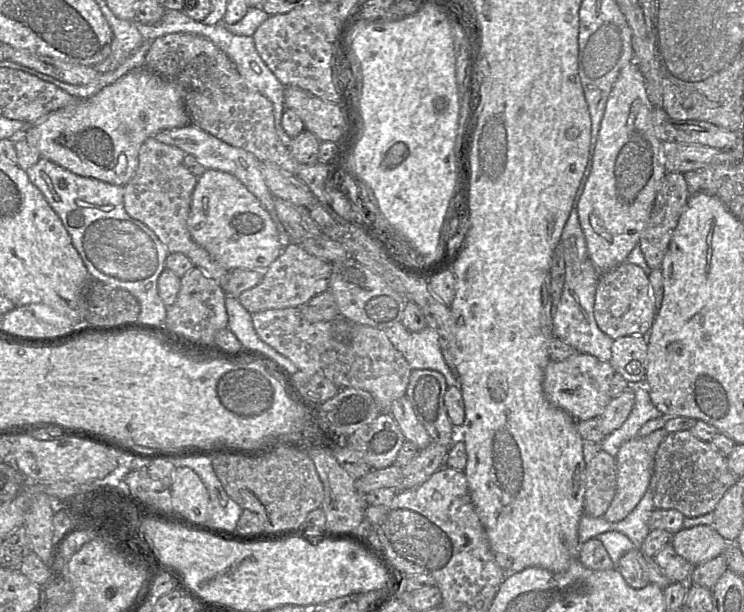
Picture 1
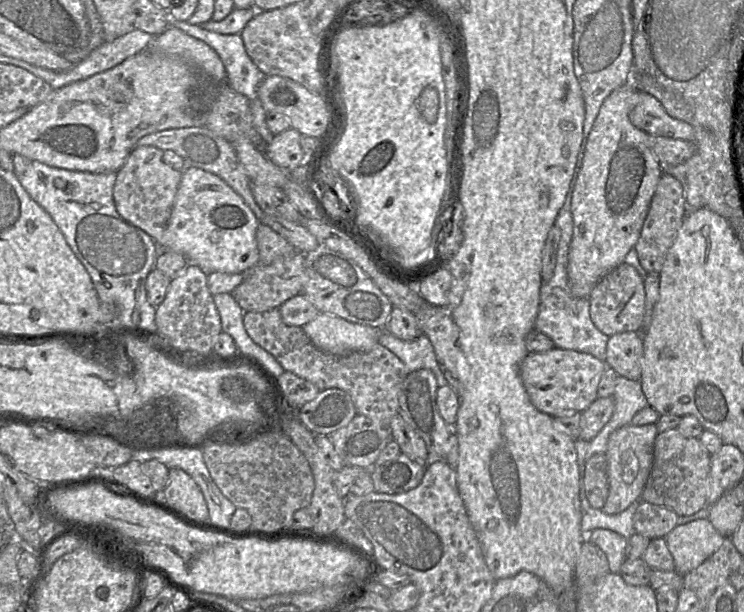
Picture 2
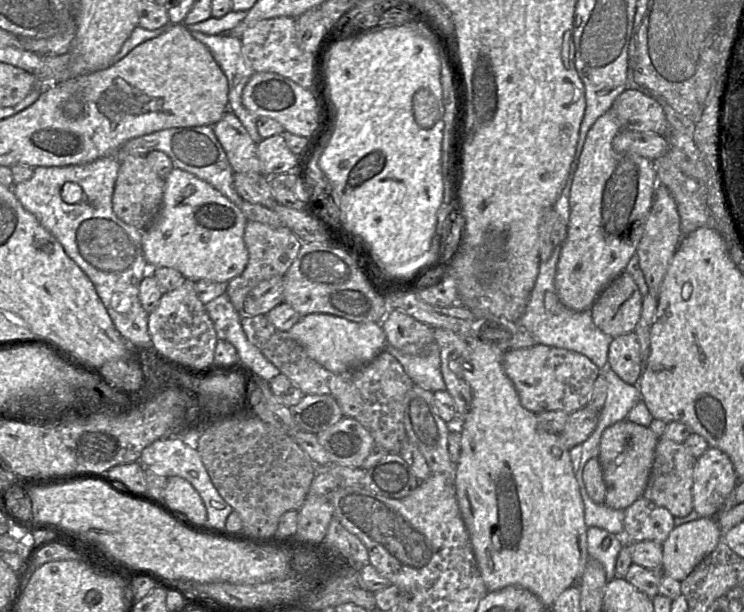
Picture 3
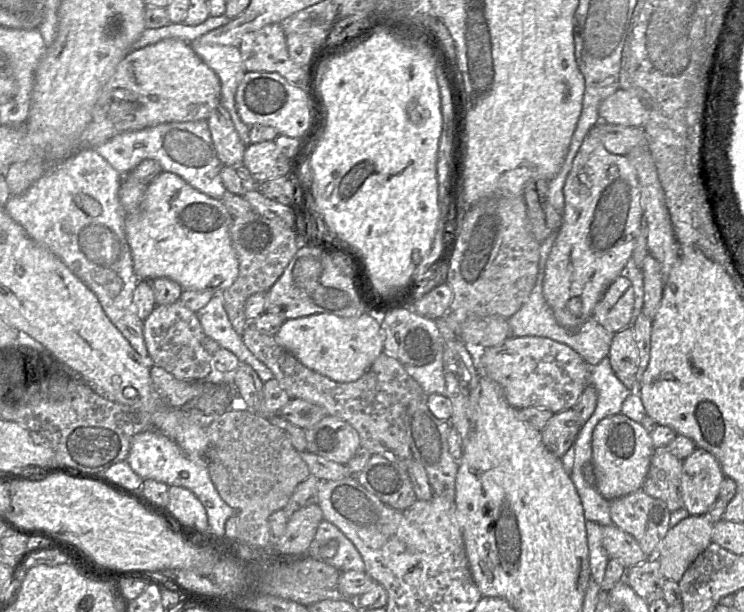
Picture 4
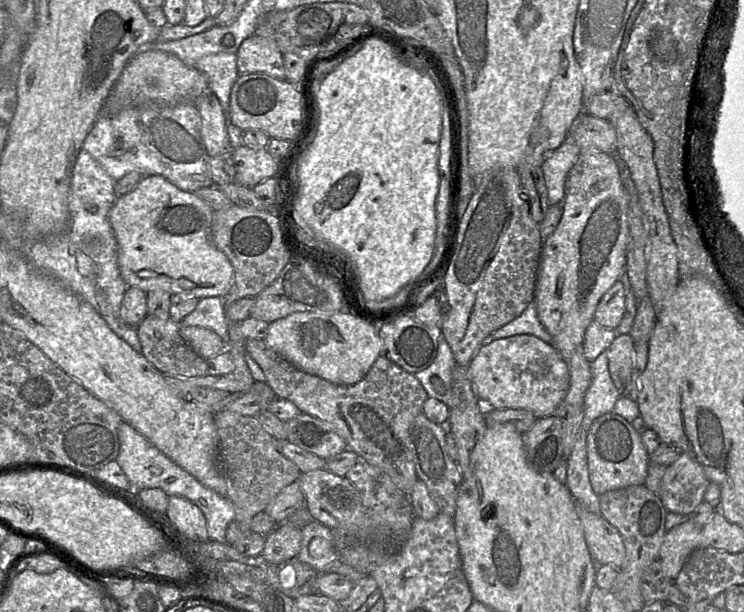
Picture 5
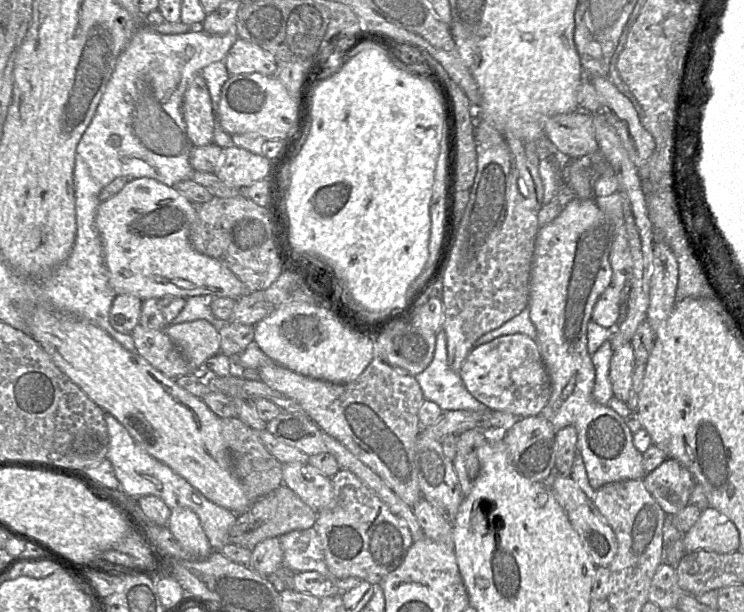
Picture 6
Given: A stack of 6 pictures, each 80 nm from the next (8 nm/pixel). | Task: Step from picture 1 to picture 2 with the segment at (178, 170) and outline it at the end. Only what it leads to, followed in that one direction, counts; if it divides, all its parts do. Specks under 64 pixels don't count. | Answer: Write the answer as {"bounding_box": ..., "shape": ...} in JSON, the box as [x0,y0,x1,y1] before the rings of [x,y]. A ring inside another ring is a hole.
{"bounding_box":[113,146,182,244],"shape":[[[139,146],[117,171],[113,200],[118,214],[135,227],[143,230],[159,244],[170,220],[182,172],[163,161],[161,149]]]}

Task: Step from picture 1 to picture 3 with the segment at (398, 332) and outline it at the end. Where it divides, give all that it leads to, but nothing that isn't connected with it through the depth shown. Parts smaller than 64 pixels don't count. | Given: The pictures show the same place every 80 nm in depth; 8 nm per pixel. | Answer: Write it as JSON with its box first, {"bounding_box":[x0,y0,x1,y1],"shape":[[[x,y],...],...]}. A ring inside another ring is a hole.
{"bounding_box":[384,341,446,392],"shape":[[[387,341],[384,350],[400,362],[414,384],[432,392],[446,390],[441,372],[440,348],[435,341],[418,355],[405,354],[387,343]]]}

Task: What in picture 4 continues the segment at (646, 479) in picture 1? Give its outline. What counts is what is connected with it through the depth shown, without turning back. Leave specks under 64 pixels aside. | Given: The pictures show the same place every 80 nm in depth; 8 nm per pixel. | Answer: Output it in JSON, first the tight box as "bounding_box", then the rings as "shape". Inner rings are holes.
{"bounding_box":[591,413,654,501],"shape":[[[621,413],[600,420],[592,433],[591,462],[597,491],[611,501],[641,489],[654,450],[650,433],[640,423]]]}

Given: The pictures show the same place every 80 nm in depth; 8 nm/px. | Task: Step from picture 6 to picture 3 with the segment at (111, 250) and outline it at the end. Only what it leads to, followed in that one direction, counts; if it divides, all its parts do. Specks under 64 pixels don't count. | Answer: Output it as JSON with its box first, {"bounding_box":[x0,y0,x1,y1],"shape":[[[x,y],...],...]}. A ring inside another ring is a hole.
{"bounding_box":[142,168,249,282],"shape":[[[173,168],[165,178],[159,212],[142,231],[143,255],[150,267],[174,268],[193,282],[229,282],[244,271],[249,260],[244,242],[247,222],[241,209],[210,184]]]}

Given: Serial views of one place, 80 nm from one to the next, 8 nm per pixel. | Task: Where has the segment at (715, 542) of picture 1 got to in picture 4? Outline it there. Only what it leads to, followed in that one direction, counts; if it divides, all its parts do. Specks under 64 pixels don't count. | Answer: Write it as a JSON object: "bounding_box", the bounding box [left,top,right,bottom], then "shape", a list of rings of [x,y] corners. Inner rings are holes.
{"bounding_box":[652,515,713,582],"shape":[[[690,515],[668,530],[652,556],[660,562],[661,571],[666,579],[674,582],[681,580],[691,563],[712,543],[713,524],[704,515]]]}

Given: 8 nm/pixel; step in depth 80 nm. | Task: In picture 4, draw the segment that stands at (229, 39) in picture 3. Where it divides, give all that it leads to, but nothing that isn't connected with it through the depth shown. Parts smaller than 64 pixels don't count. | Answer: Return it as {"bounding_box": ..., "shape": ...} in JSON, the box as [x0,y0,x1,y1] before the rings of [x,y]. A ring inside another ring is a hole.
{"bounding_box":[192,40,251,146],"shape":[[[193,40],[192,49],[218,76],[221,85],[221,104],[229,112],[240,139],[248,146],[251,144],[250,126],[241,120],[235,102],[237,88],[247,73],[239,47],[202,45]]]}

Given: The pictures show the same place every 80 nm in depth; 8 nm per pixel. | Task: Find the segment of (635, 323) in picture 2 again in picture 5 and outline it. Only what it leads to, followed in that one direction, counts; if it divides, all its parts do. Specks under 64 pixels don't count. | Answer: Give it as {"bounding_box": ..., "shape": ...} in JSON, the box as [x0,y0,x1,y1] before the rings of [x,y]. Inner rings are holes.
{"bounding_box":[593,280,625,329],"shape":[[[617,280],[601,297],[595,309],[593,320],[606,328],[616,329],[624,312],[625,289],[623,283]]]}

